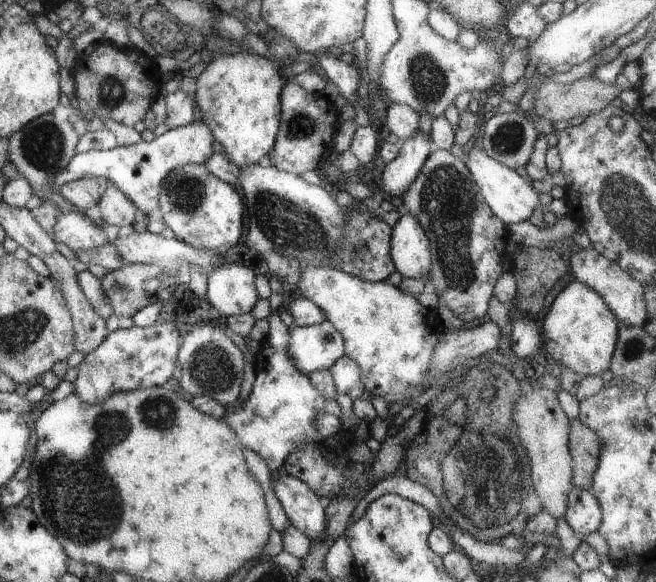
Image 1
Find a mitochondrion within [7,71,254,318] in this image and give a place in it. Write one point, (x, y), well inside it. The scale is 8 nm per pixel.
(39, 144)

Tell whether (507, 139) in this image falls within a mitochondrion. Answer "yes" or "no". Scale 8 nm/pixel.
yes

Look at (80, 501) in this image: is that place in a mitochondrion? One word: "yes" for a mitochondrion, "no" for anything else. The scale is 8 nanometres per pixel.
yes

